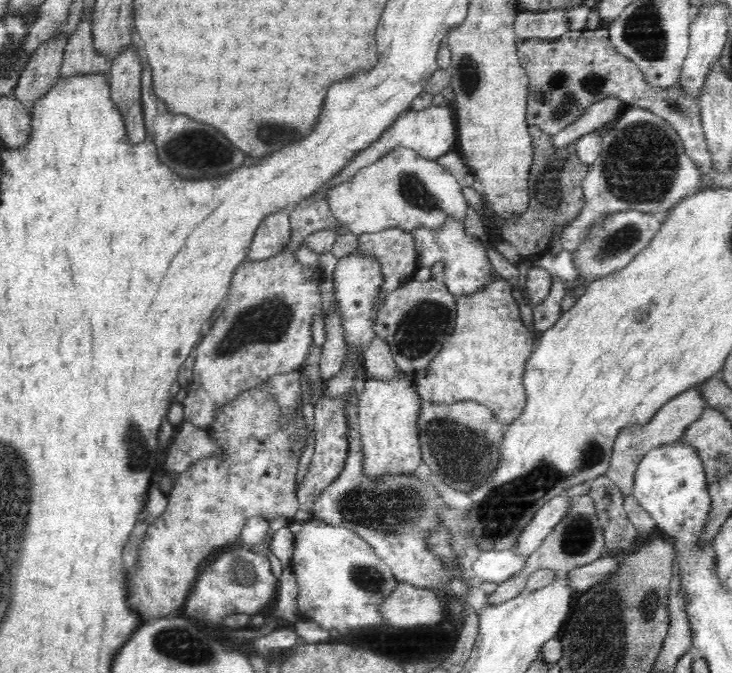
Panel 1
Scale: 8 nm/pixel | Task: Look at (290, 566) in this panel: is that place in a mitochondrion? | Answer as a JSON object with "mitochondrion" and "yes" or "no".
{"mitochondrion":"no"}

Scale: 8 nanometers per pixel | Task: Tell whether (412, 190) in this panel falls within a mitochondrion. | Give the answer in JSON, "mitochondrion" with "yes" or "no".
{"mitochondrion":"yes"}

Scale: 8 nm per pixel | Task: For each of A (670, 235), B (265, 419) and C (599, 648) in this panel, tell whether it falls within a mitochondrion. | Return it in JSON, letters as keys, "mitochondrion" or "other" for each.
{"A":"other","B":"other","C":"mitochondrion"}

